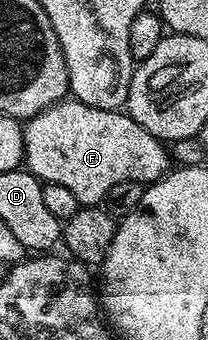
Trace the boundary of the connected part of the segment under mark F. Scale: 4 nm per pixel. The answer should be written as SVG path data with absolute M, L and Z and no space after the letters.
M73 98L59 100L57 104L48 106L31 120L25 121L22 142L24 164L28 171L47 184L68 186L68 190L76 194L78 203L82 206L101 205L108 190L112 190L116 182L131 180L149 186L172 168L172 157L167 145L148 130L144 130L144 126L140 126L140 122L136 122L125 111L96 110Z

